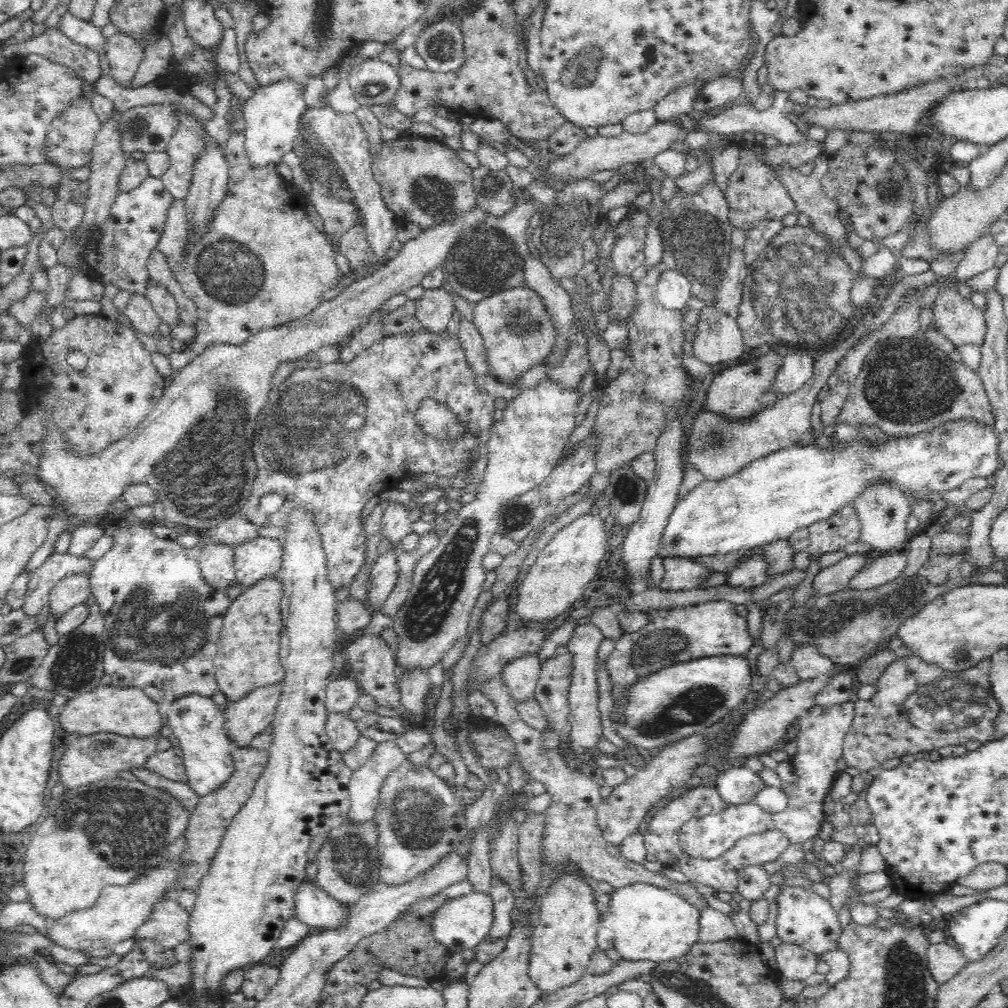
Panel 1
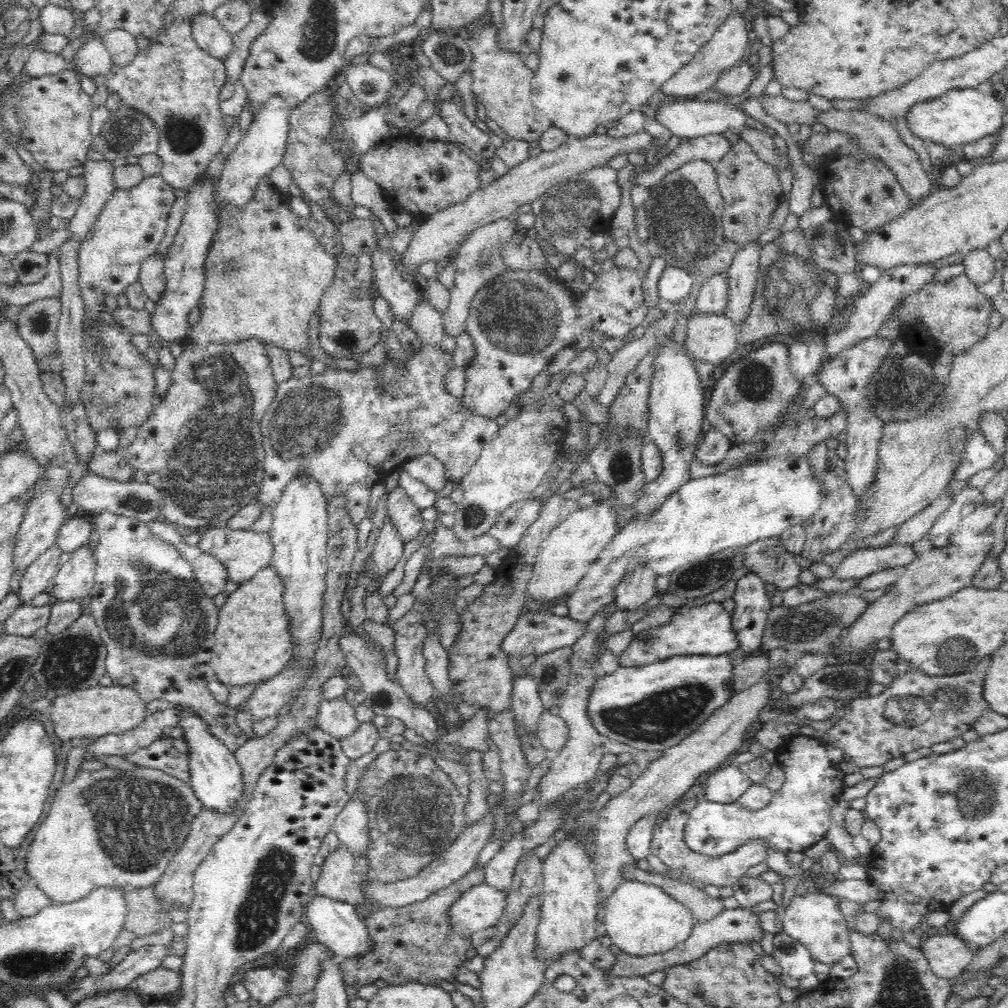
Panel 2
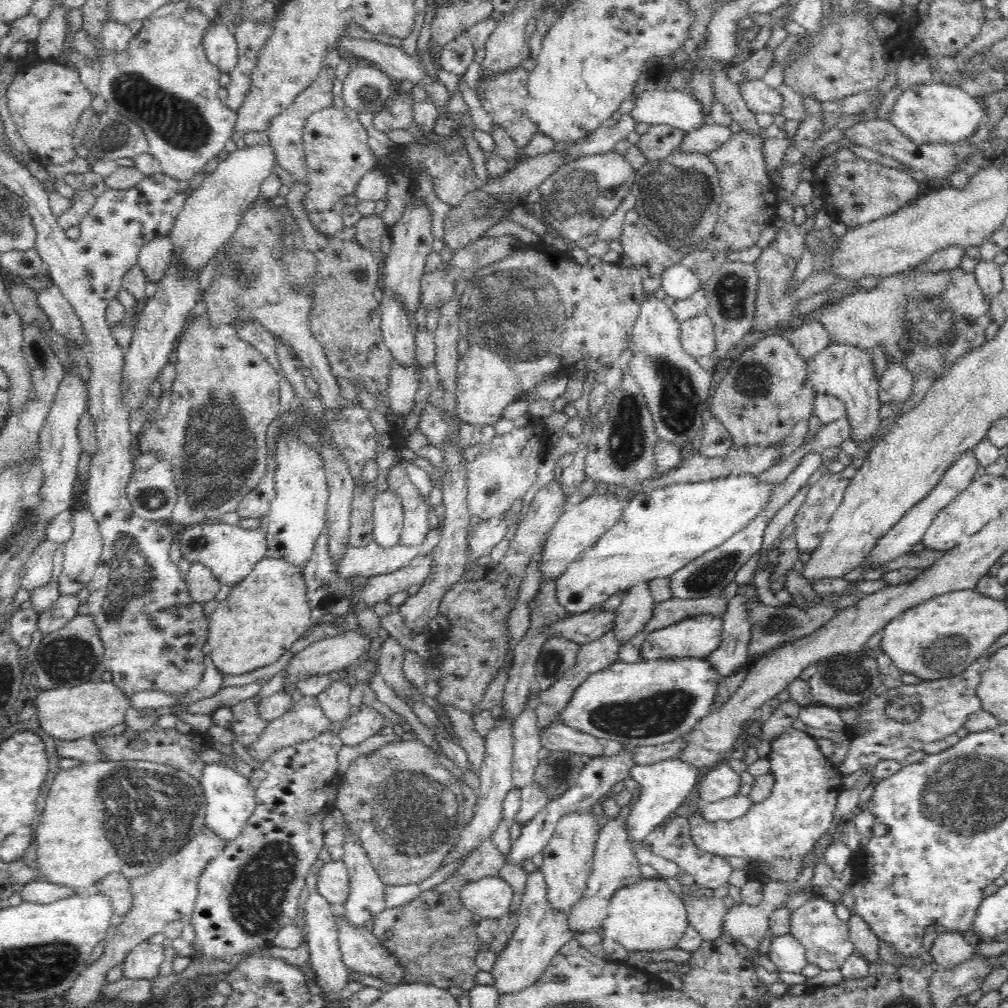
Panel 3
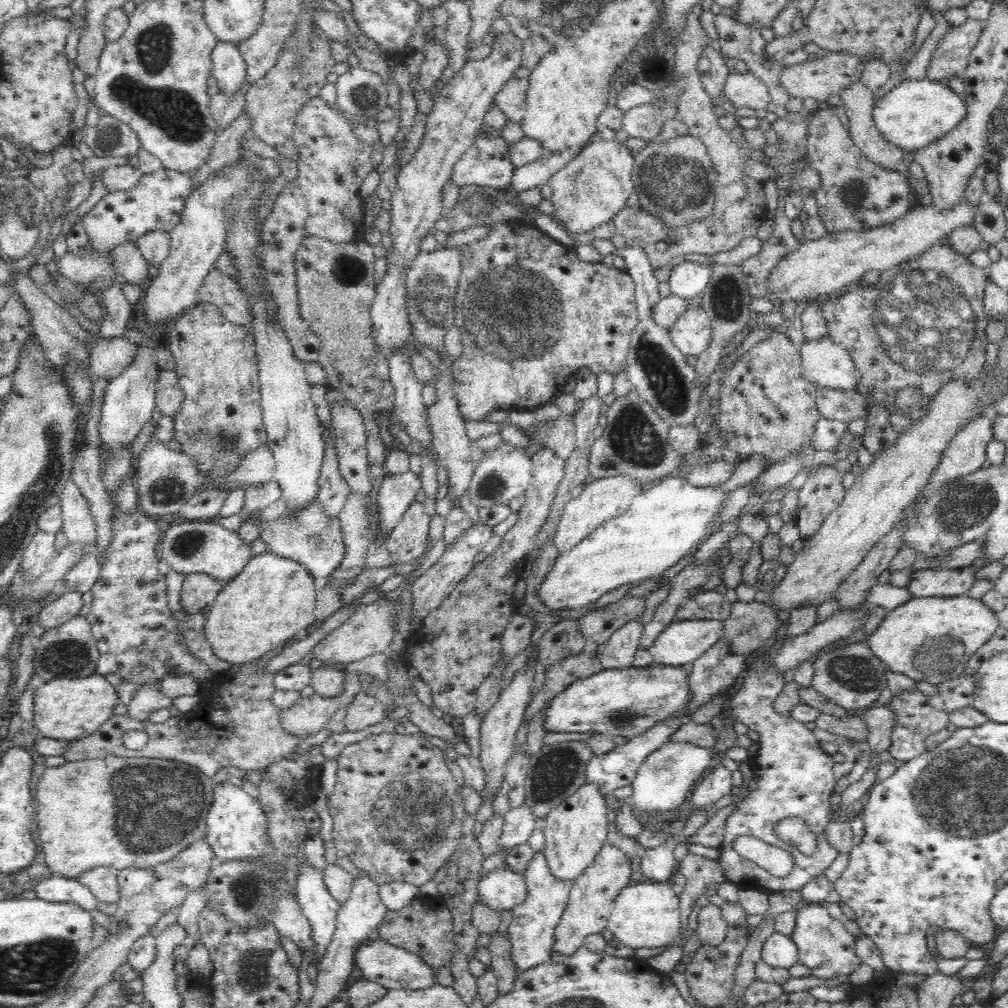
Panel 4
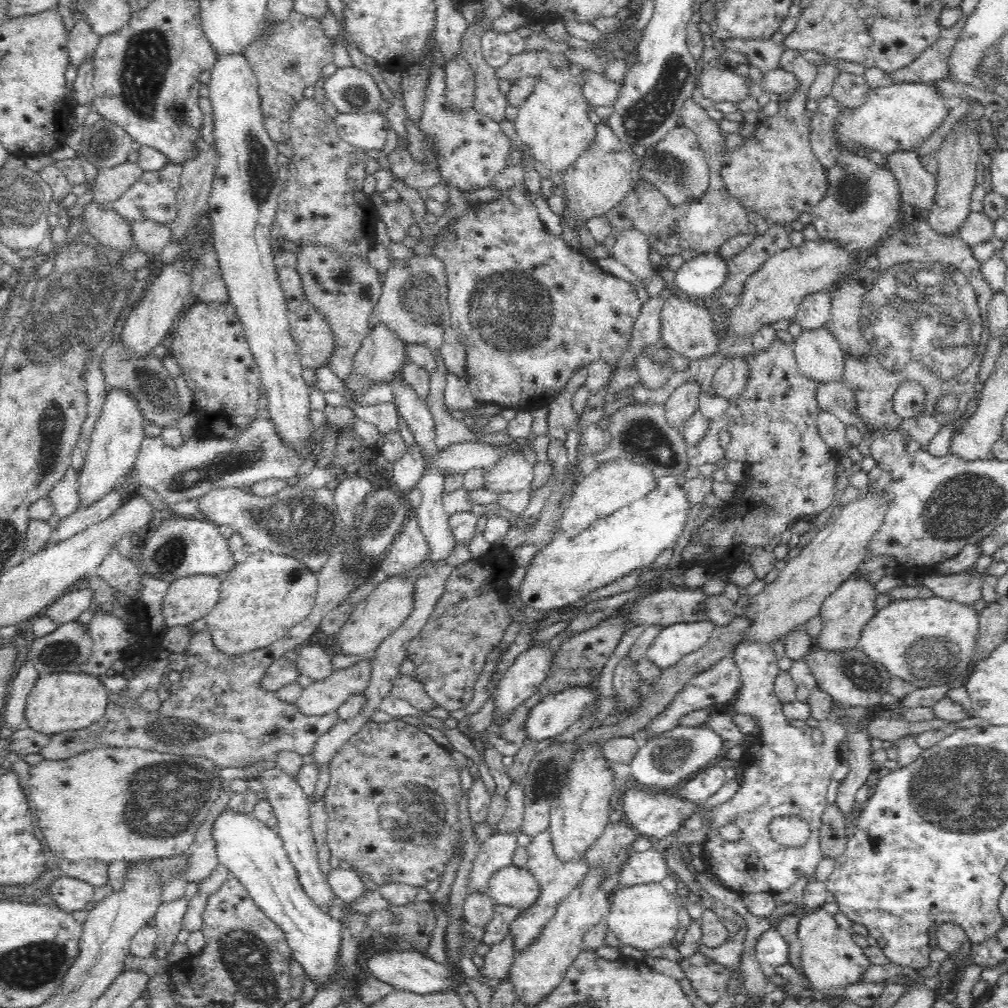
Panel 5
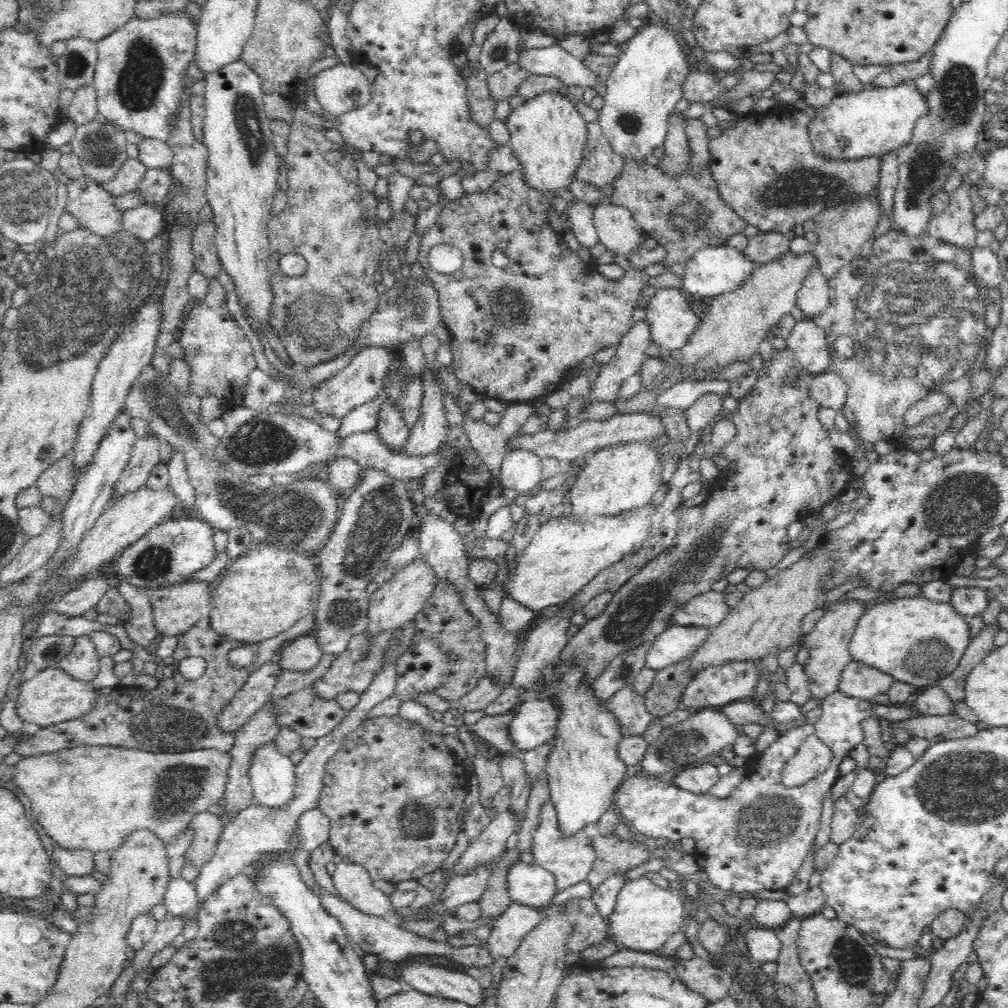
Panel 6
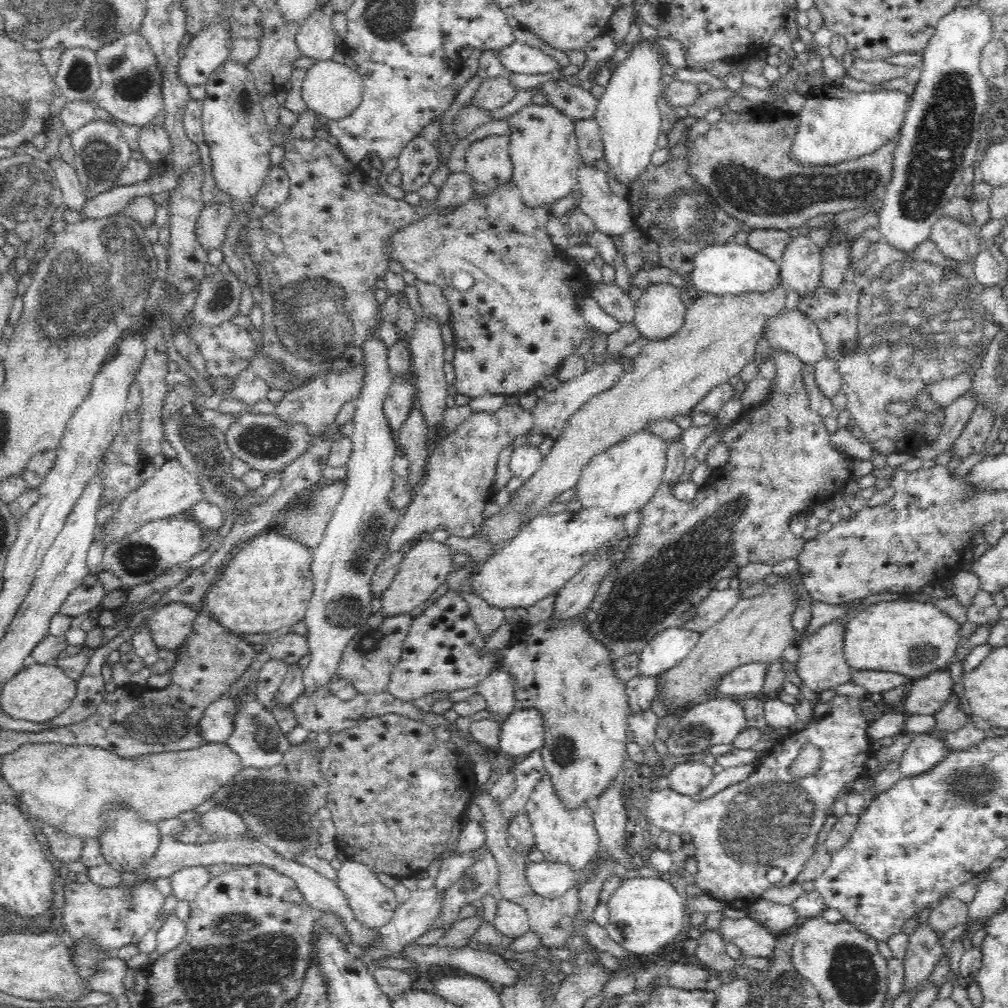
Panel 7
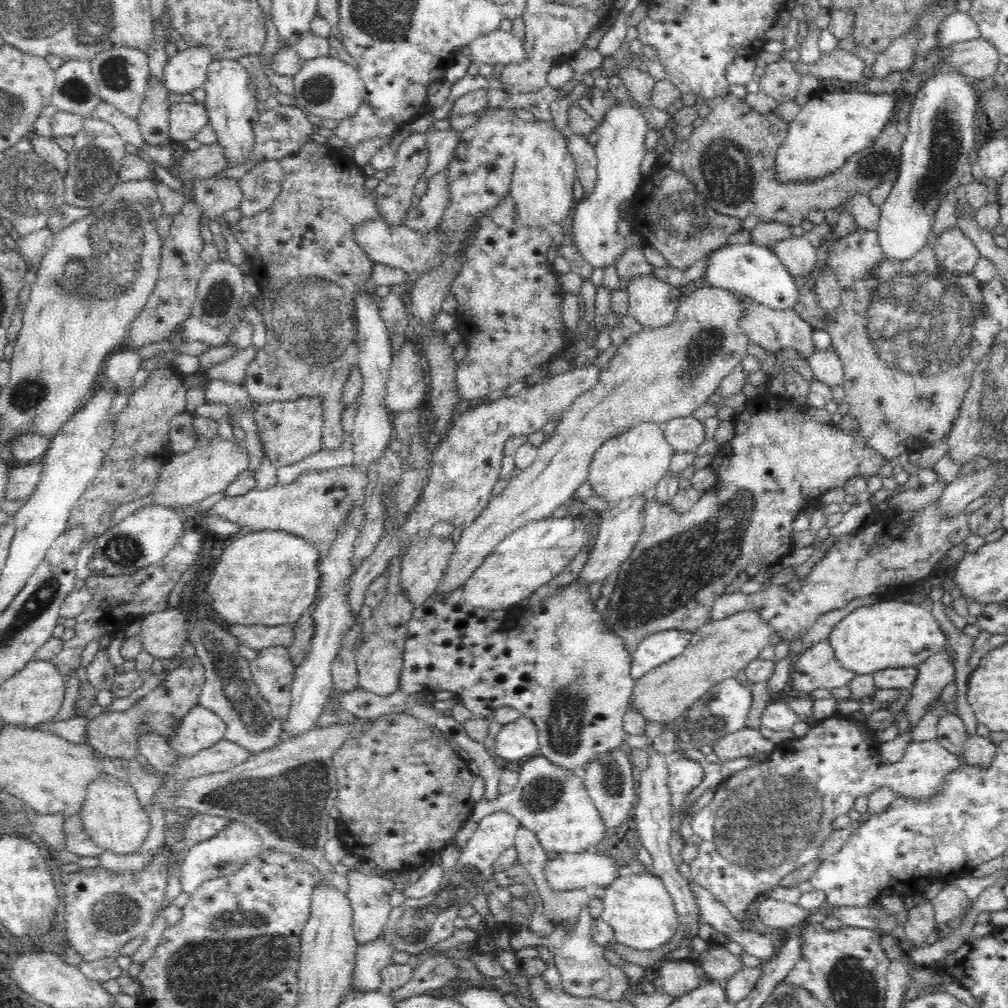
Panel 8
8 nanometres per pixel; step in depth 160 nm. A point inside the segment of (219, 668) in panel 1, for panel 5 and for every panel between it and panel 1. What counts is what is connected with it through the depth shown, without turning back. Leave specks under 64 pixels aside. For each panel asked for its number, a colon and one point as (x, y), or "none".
2: (253, 643)
3: (267, 613)
4: (274, 599)
5: (263, 598)

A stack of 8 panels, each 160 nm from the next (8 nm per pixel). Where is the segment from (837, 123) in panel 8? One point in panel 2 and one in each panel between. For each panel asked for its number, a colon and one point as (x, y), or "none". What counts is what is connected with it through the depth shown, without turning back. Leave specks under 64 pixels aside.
2: (962, 116)
3: (938, 113)
4: (915, 113)
5: (899, 117)
6: (876, 121)
7: (836, 125)

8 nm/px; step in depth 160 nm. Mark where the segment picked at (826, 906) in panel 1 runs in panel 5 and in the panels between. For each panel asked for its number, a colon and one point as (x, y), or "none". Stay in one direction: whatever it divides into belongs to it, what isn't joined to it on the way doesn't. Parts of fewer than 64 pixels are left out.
2: (814, 919)
3: (825, 937)
4: (824, 945)
5: (830, 958)

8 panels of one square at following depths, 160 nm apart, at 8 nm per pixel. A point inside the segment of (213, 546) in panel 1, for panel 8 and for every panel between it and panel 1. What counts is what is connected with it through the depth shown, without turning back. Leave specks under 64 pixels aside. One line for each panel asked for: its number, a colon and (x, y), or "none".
2: (210, 574)
3: (203, 586)
4: (199, 590)
5: (194, 597)
6: (176, 608)
7: (170, 625)
8: (164, 634)

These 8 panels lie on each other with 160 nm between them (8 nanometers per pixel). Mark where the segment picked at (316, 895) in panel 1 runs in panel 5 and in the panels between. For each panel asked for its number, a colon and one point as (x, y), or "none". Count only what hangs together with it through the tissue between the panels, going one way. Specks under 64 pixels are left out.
2: (338, 925)
3: (361, 951)
4: (395, 968)
5: (411, 971)

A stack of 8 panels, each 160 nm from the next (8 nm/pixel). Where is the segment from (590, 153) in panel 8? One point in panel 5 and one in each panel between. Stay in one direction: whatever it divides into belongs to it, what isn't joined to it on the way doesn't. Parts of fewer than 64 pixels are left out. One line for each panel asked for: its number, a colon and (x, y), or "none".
5: (632, 249)
6: (618, 231)
7: (612, 216)

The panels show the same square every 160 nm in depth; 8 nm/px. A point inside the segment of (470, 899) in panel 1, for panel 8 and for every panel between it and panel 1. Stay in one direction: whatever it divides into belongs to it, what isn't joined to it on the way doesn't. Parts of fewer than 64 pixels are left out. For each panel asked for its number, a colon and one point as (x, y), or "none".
2: (480, 907)
3: (490, 897)
4: (501, 889)
5: (515, 886)
6: (531, 885)
7: (547, 879)
8: (567, 871)

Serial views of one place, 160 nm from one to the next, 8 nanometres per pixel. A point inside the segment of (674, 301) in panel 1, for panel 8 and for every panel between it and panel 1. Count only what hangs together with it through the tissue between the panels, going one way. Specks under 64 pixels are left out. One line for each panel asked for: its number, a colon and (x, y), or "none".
2: (674, 284)
3: (678, 281)
4: (688, 279)
5: (702, 276)
6: (712, 271)
7: (719, 269)
8: (752, 270)

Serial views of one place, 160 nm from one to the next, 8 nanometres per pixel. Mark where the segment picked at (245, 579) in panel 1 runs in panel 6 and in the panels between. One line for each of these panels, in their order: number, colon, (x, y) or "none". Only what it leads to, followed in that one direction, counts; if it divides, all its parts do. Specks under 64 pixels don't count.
2: (244, 553)
3: (231, 552)
4: (192, 547)
5: (178, 548)
6: (171, 551)

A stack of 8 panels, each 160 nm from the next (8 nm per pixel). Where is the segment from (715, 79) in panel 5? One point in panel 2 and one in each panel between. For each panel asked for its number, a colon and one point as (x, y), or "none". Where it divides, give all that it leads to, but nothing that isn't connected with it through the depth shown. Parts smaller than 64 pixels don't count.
2: (788, 112)
3: (760, 98)
4: (745, 90)

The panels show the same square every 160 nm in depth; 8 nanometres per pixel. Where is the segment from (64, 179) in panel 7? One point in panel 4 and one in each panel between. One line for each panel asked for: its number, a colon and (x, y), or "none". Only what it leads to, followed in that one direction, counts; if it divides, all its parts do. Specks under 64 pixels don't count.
4: (127, 259)
5: (108, 227)
6: (93, 207)

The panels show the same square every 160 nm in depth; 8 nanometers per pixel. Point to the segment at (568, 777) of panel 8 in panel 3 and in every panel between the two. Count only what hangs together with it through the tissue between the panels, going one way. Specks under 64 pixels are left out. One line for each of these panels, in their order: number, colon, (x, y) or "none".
3: (541, 931)
4: (531, 932)
5: (556, 878)
6: (570, 859)
7: (568, 835)

